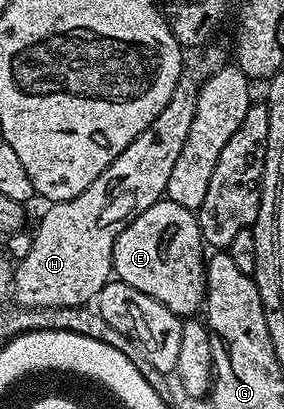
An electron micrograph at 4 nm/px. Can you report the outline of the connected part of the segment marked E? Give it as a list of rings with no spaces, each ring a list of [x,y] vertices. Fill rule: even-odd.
[[[168,199],[156,201],[143,215],[139,215],[127,225],[117,236],[113,244],[113,271],[123,283],[135,287],[135,291],[143,291],[143,295],[151,295],[159,299],[169,310],[182,319],[189,319],[193,313],[205,304],[205,266],[206,258],[201,258],[203,242],[197,226],[194,210],[179,207],[179,203]]]

